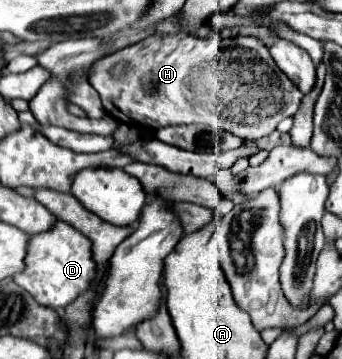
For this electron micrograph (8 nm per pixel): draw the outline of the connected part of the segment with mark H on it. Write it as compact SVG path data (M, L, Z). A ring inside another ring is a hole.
M151 35L99 59L91 67L89 81L99 91L105 111L123 123L149 129L205 123L217 131L231 131L243 141L269 135L279 121L299 111L303 99L303 93L271 61L267 45L247 35L233 39ZM123 57L133 67L125 77L115 79L109 69Z

